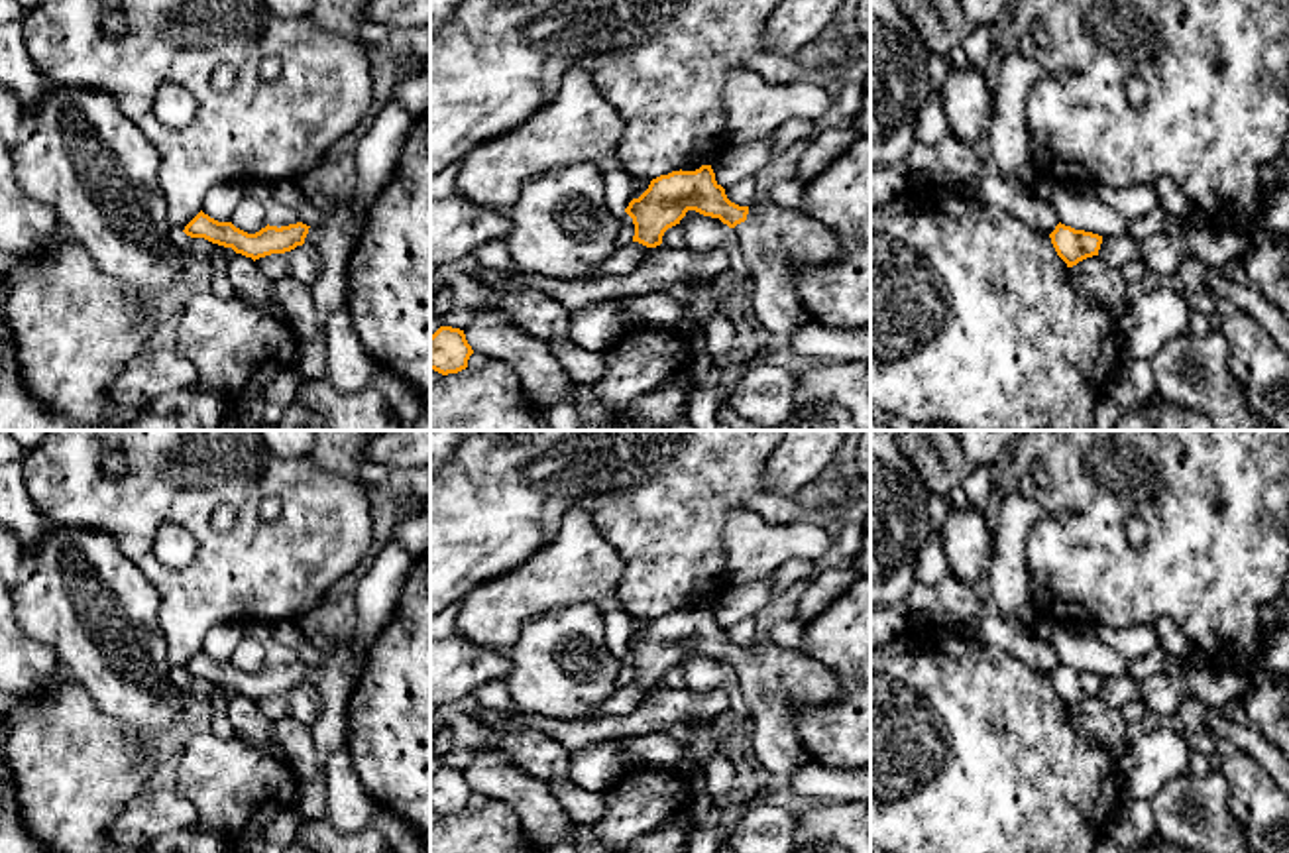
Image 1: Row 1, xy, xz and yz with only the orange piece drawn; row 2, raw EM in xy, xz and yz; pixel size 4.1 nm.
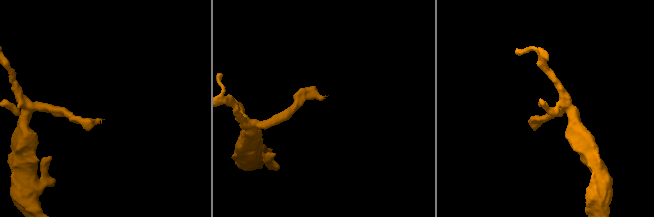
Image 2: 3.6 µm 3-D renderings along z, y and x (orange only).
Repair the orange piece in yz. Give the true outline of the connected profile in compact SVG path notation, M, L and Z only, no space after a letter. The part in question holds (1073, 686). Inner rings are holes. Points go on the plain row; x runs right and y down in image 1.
M1061 662L1055 666L1049 678L1057 696L1067 704L1067 708L1077 706L1087 698L1098 696L1102 684L1102 676L1085 670L1075 670Z

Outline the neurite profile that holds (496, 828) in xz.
M487 800L483 810L448 814L430 825L430 853L536 853L519 816L501 800Z

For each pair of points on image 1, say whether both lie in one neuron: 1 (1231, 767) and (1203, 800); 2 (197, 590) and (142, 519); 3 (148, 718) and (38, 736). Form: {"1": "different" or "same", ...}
{"1": "different", "2": "same", "3": "different"}

